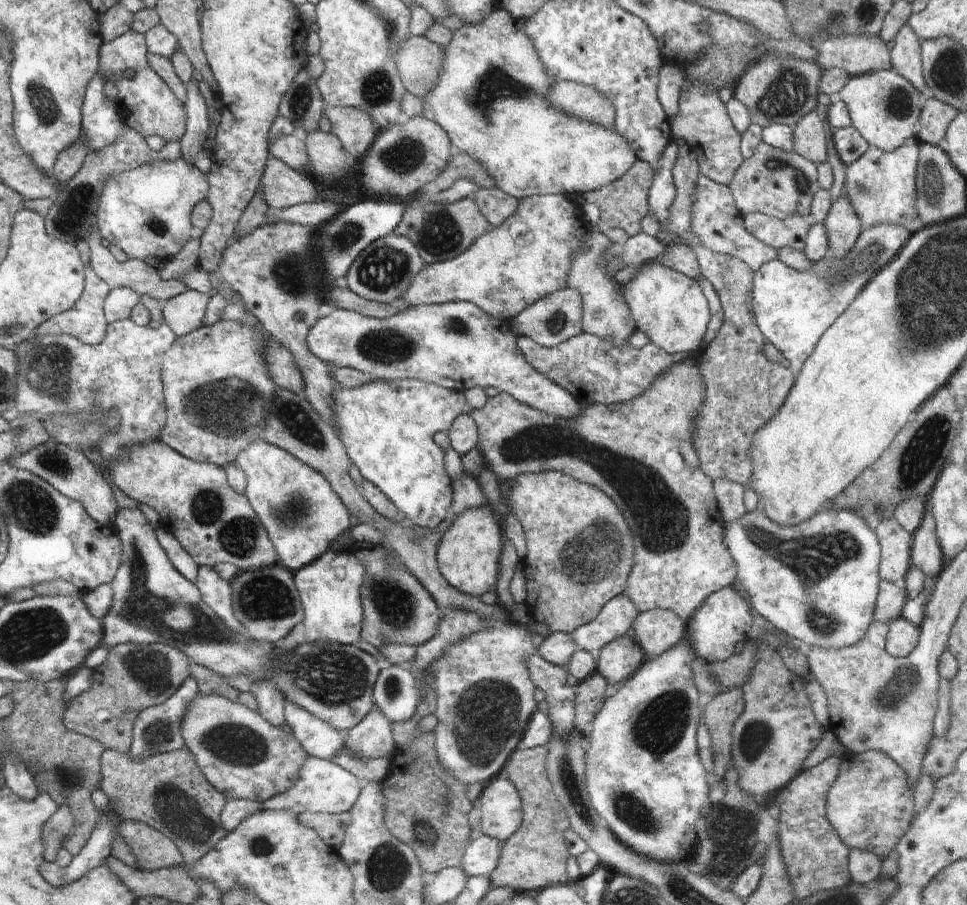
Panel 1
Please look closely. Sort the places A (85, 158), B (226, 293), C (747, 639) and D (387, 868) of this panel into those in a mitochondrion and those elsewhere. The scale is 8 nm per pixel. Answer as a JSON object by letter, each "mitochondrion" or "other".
{"A":"other","B":"other","C":"other","D":"mitochondrion"}

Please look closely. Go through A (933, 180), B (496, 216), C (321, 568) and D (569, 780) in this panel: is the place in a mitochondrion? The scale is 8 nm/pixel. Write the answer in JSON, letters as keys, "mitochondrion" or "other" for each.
{"A":"mitochondrion","B":"other","C":"other","D":"mitochondrion"}

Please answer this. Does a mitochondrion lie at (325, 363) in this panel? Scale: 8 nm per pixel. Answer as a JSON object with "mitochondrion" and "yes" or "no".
{"mitochondrion":"no"}

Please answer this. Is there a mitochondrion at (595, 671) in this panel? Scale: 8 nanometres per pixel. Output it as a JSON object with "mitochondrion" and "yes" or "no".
{"mitochondrion":"no"}

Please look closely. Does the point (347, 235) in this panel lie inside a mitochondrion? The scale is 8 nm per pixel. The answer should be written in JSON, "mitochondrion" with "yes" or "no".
{"mitochondrion":"yes"}

